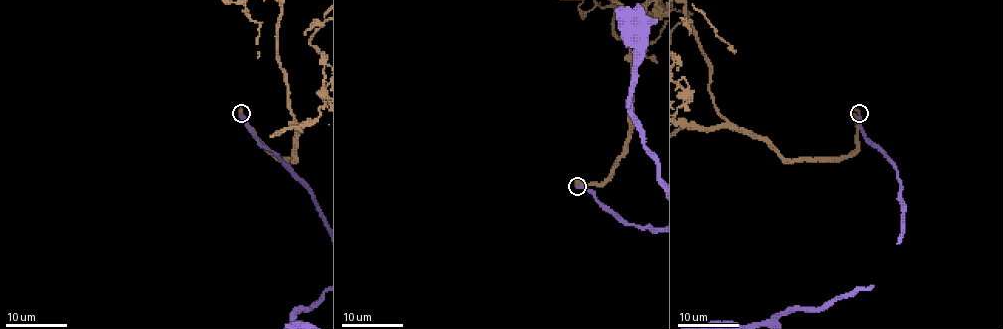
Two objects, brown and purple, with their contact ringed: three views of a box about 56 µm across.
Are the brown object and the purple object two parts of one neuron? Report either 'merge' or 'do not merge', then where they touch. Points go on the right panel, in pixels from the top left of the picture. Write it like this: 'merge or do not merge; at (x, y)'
merge; at (859, 113)

